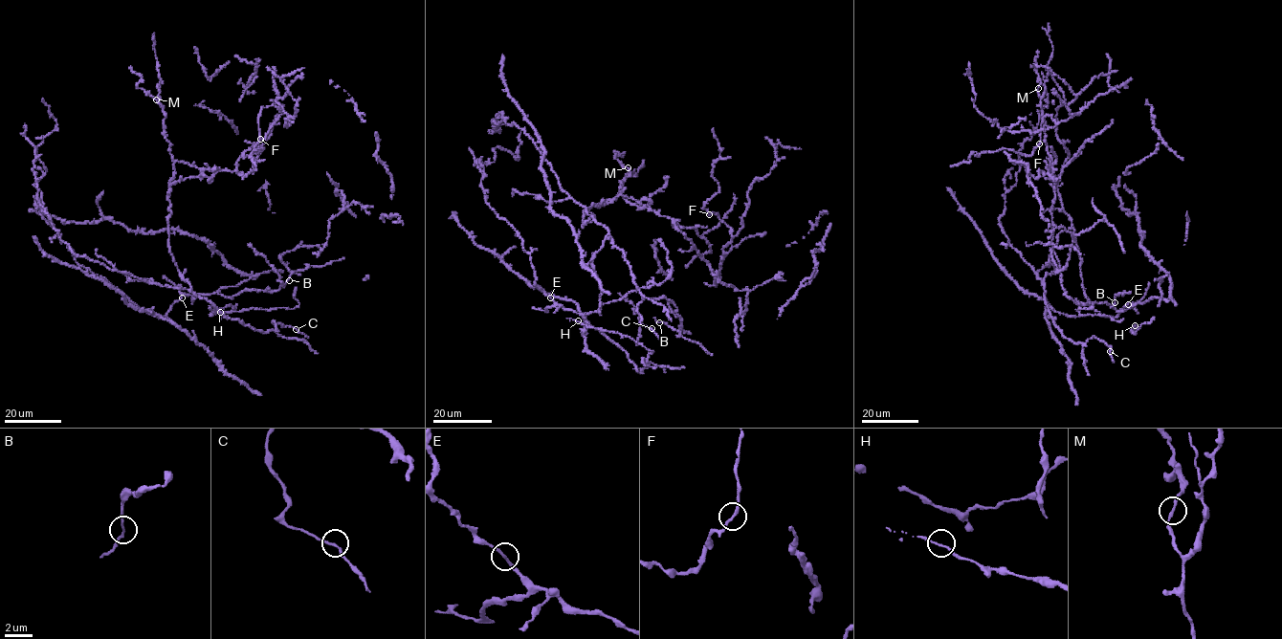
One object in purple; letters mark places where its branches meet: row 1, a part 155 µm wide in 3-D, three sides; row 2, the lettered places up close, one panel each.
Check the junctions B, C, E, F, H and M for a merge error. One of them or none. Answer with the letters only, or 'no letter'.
no letter

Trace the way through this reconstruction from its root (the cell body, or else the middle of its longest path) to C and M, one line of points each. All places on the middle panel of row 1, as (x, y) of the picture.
C: (598, 207), (583, 211), (582, 226), (594, 217), (621, 250), (643, 298), (641, 322), (652, 328)
M: (598, 207), (616, 198), (623, 187), (621, 183), (630, 175), (628, 167)

